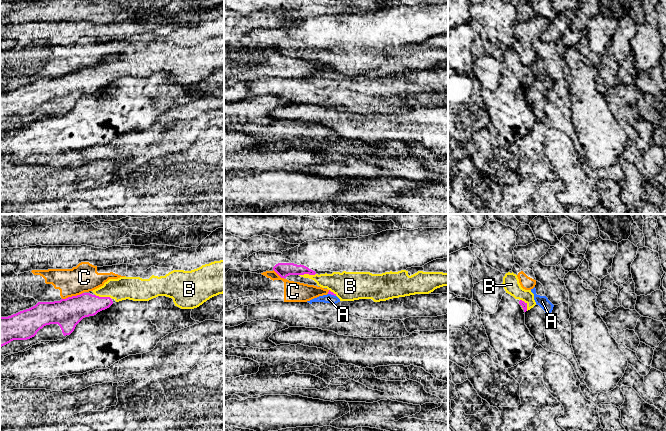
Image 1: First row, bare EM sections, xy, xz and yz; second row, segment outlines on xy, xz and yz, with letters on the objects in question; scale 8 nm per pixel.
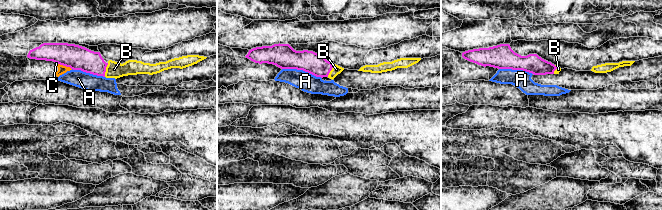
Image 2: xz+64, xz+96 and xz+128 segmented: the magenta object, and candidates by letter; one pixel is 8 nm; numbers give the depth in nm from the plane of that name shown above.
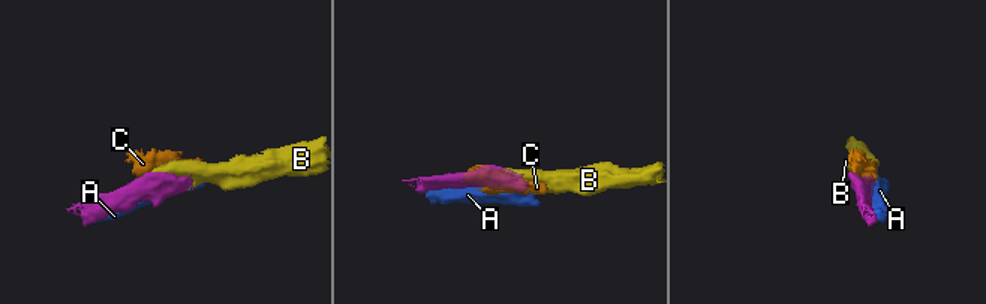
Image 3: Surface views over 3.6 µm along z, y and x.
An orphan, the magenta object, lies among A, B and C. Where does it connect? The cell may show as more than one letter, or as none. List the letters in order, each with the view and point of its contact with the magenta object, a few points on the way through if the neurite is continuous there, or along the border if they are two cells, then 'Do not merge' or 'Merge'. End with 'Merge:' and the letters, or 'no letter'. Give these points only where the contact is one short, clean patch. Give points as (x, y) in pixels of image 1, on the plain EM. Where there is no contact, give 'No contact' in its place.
A: Touches magenta at xz (332, 70). Do not merge
B: Touches magenta at xz (307, 49). Merge
C: Touches magenta at xy (72, 72). Do not merge
Merge: B

